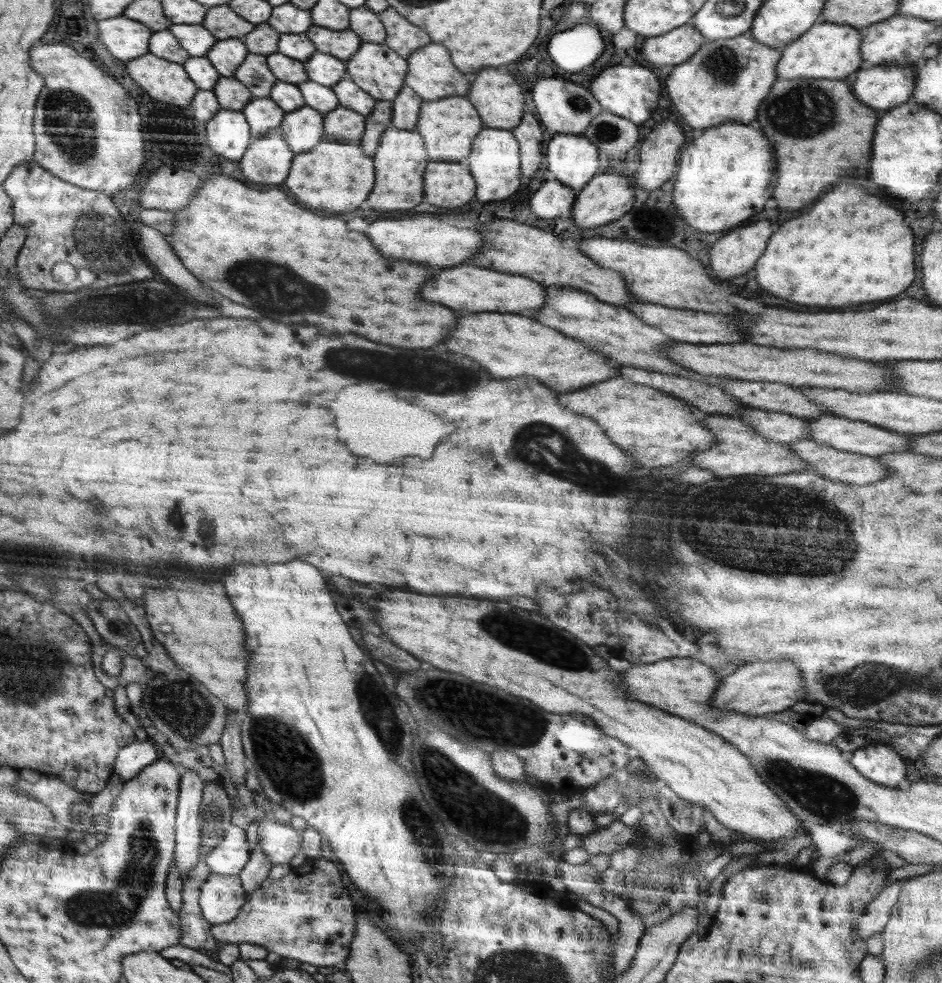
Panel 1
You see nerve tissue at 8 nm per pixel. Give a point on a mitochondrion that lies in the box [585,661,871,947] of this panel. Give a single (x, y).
(824, 796)

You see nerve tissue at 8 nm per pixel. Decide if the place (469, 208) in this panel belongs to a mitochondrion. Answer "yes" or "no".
no

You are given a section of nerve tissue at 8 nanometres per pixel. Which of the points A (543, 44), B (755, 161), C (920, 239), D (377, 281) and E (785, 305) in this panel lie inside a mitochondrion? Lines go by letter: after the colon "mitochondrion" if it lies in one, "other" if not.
A: other
B: other
C: other
D: other
E: other

